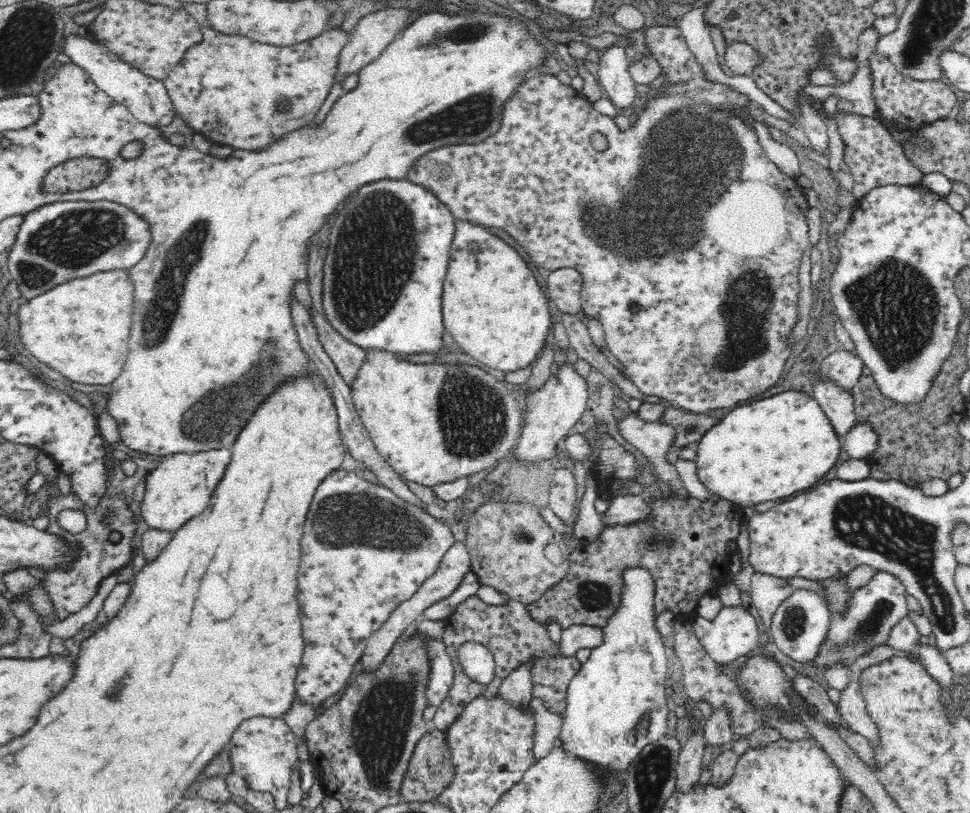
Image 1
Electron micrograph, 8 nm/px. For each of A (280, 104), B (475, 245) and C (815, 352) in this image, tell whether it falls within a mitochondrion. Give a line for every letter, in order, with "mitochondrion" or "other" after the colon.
A: mitochondrion
B: mitochondrion
C: other

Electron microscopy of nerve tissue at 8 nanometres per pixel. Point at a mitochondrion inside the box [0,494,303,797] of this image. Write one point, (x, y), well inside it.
(118, 686)

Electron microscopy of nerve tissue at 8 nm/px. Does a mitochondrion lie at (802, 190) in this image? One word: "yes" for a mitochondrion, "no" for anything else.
no

